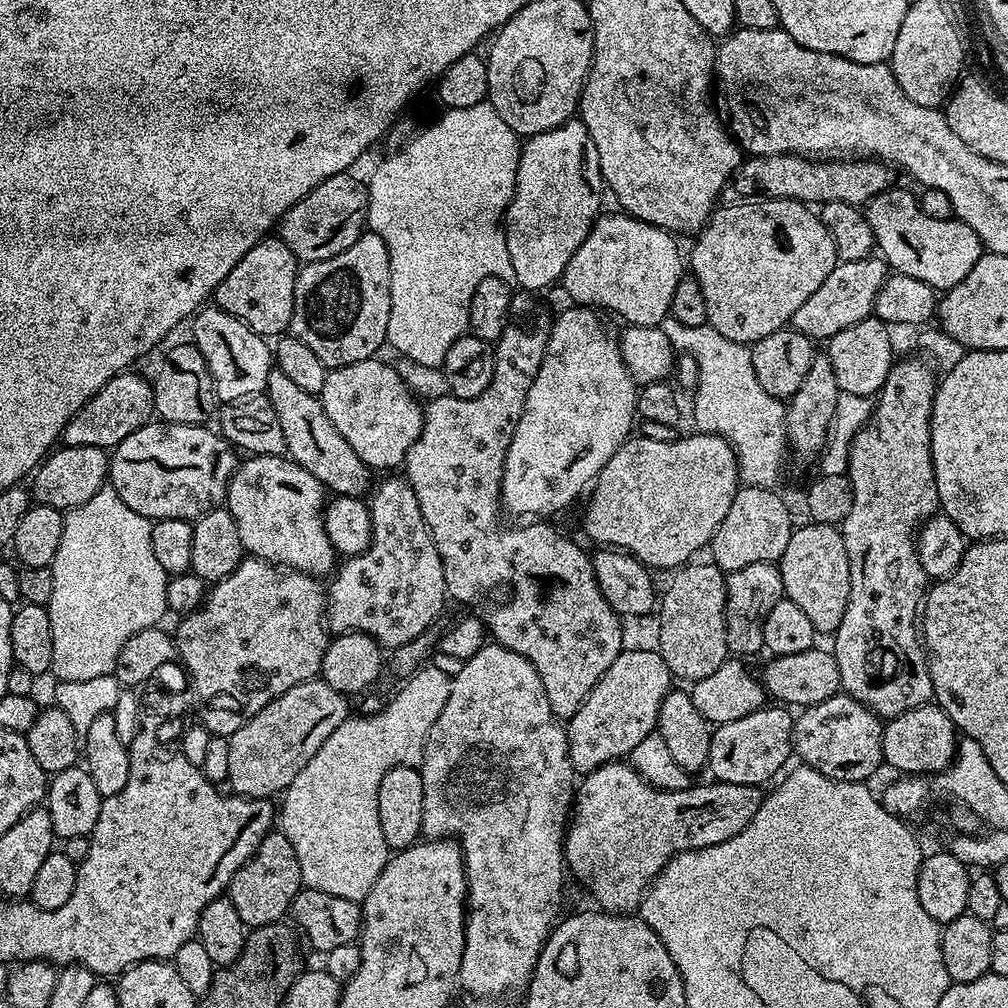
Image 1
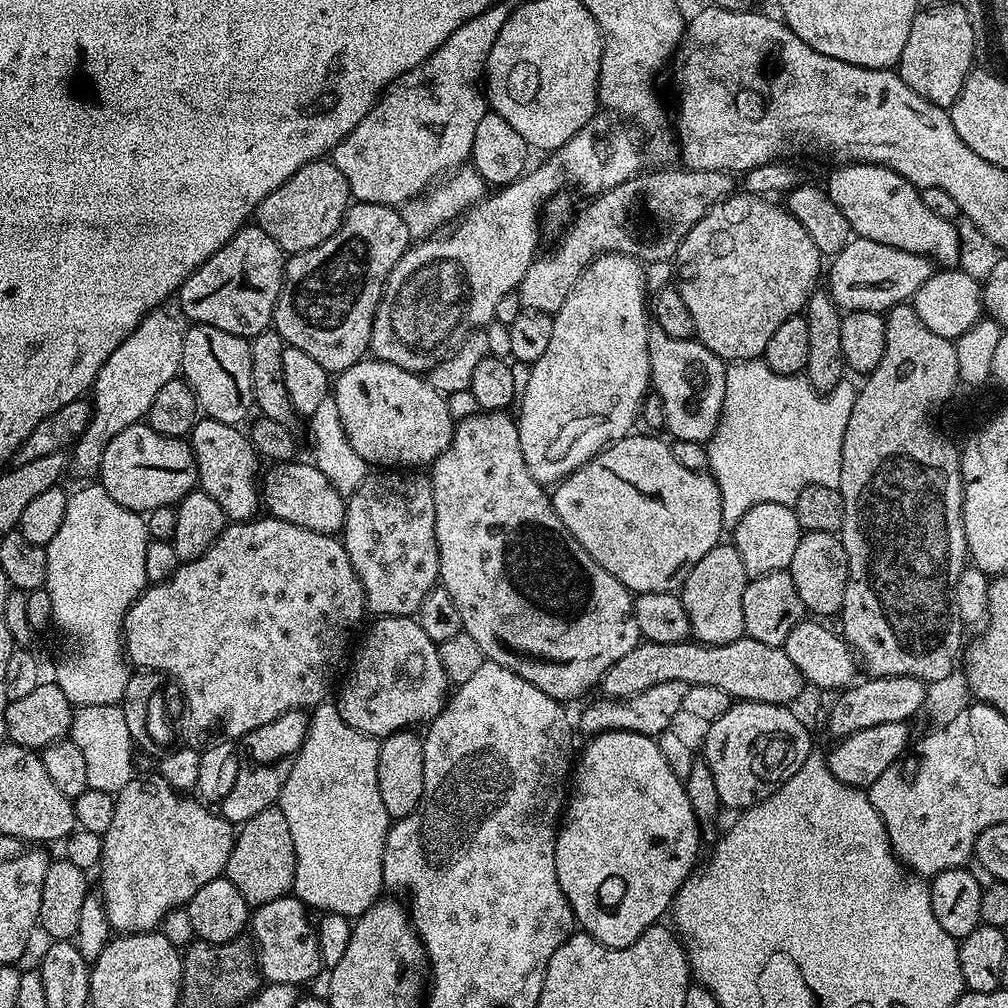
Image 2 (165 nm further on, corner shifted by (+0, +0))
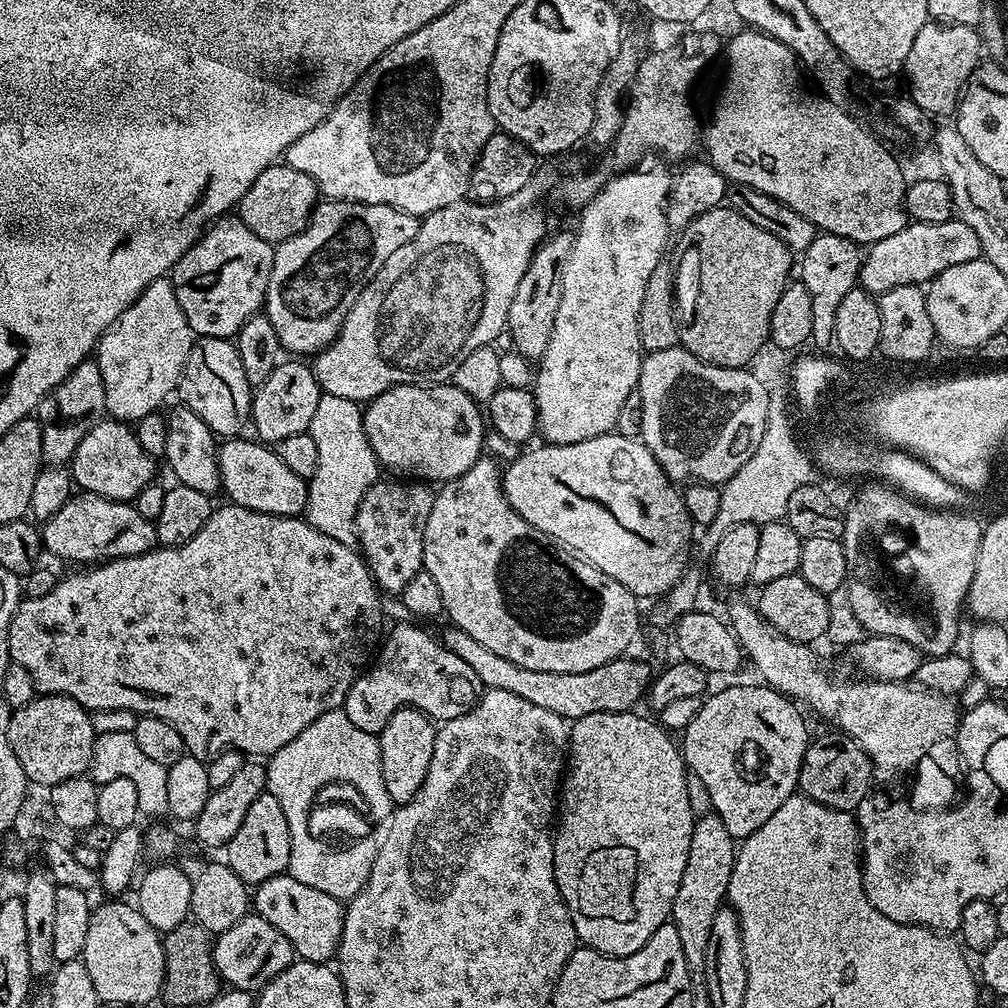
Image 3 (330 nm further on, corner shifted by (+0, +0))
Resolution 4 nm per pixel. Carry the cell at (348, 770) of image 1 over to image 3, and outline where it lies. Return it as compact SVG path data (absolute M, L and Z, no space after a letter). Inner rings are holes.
M343 710L322 714L322 718L306 726L294 742L282 746L282 750L270 757L266 764L266 791L278 798L282 814L286 814L286 826L290 826L290 875L305 886L314 886L314 890L330 894L330 898L347 902L368 883L376 848L359 844L351 851L329 856L310 846L308 836L304 836L304 811L308 808L308 800L312 800L312 792L316 792L316 787L324 784L324 780L352 780L352 784L358 785L360 792L368 796L368 804L372 804L372 812L376 812L381 822L387 821L394 811L390 794L382 782L379 739L366 730L358 730Z

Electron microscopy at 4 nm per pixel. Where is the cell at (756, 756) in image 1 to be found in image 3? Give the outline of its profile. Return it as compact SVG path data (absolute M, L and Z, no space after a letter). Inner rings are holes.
M732 684L721 692L713 691L701 703L693 721L682 731L684 763L689 773L698 777L702 786L706 786L712 811L722 818L726 830L730 830L737 842L754 834L754 830L758 830L758 826L762 826L766 818L770 818L770 814L774 814L774 810L778 810L778 806L782 806L782 802L797 791L802 758L810 743L804 716L799 712L801 709L775 688L756 684Z

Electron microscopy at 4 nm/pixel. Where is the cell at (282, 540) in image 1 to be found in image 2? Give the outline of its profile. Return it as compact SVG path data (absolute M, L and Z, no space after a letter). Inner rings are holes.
M200 418L190 433L199 487L210 494L210 498L214 498L218 506L222 506L225 517L232 522L253 519L257 515L256 507L259 509L262 504L261 489L258 487L261 461L251 439L245 433L243 436L240 430L239 427L211 418Z

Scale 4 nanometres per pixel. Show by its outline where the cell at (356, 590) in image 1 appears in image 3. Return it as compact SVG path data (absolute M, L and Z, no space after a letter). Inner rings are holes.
M381 478L366 490L362 502L358 506L356 515L356 544L368 572L376 582L381 593L398 594L406 588L410 578L418 574L424 566L424 531L426 530L426 518L430 518L430 506L434 495L433 489L427 483L417 482L411 478Z

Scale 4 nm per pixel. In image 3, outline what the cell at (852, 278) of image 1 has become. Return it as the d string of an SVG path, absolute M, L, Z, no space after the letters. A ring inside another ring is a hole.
M953 218L946 222L934 222L933 224L909 222L904 225L902 230L898 230L898 234L874 242L863 253L858 284L859 287L873 294L885 292L894 286L906 286L907 284L924 286L938 274L942 274L942 270L950 270L950 266L958 266L962 262L974 262L981 259L981 256L982 242L978 238L978 234L974 234L971 226L966 226L966 222L962 222L959 218Z

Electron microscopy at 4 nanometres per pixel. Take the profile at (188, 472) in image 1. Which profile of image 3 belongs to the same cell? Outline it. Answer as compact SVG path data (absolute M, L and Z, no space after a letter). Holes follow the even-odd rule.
M105 418L100 423L93 426L78 442L78 450L72 455L70 461L70 475L77 489L85 492L92 492L95 496L101 496L107 500L123 500L125 502L135 501L137 494L146 487L147 484L153 483L156 472L157 461L138 446L138 438L135 431L127 423Z

